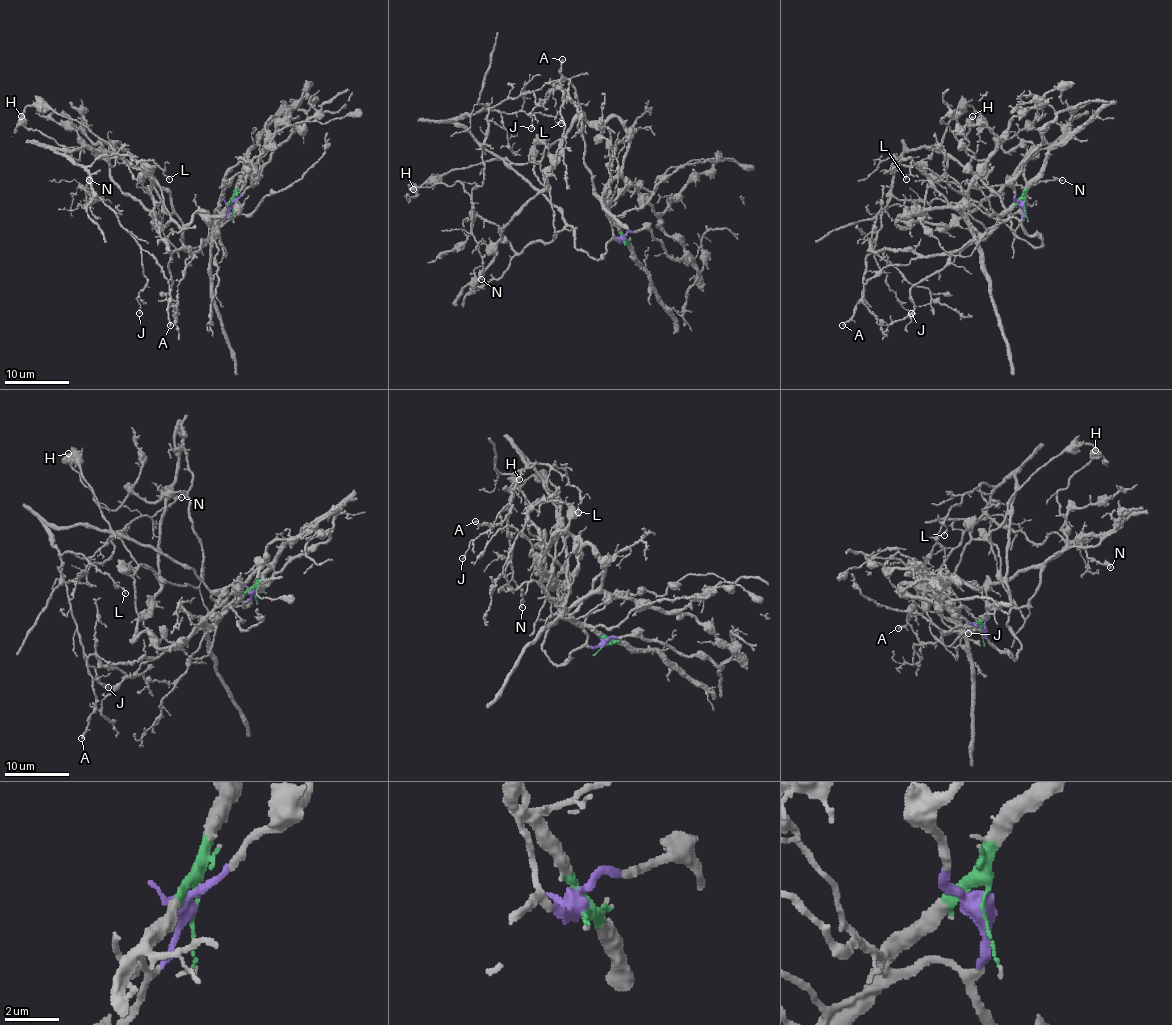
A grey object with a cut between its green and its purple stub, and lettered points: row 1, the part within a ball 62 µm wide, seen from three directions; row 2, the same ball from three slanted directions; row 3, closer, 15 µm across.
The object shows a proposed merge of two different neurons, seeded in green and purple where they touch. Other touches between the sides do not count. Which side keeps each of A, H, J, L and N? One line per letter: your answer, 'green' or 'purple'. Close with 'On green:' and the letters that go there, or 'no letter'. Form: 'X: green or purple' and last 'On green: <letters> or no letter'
A: purple
H: purple
J: purple
L: purple
N: purple
On green: no letter

